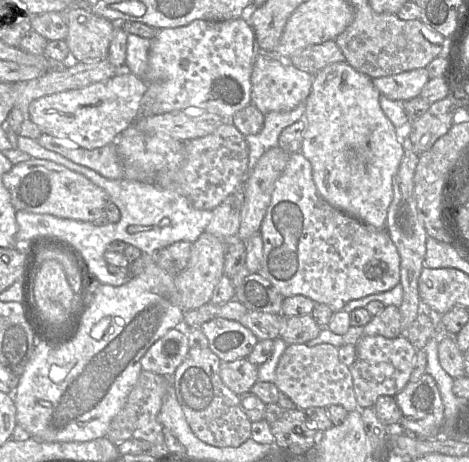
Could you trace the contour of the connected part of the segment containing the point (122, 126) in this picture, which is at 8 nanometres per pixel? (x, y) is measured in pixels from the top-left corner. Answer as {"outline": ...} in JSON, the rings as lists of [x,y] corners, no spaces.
{"outline":[[[127,69],[127,72],[118,72],[113,77],[101,82],[40,97],[30,103],[27,118],[40,128],[42,134],[69,140],[82,148],[93,150],[114,143],[123,131],[141,117],[142,99],[147,90],[148,84]]]}

